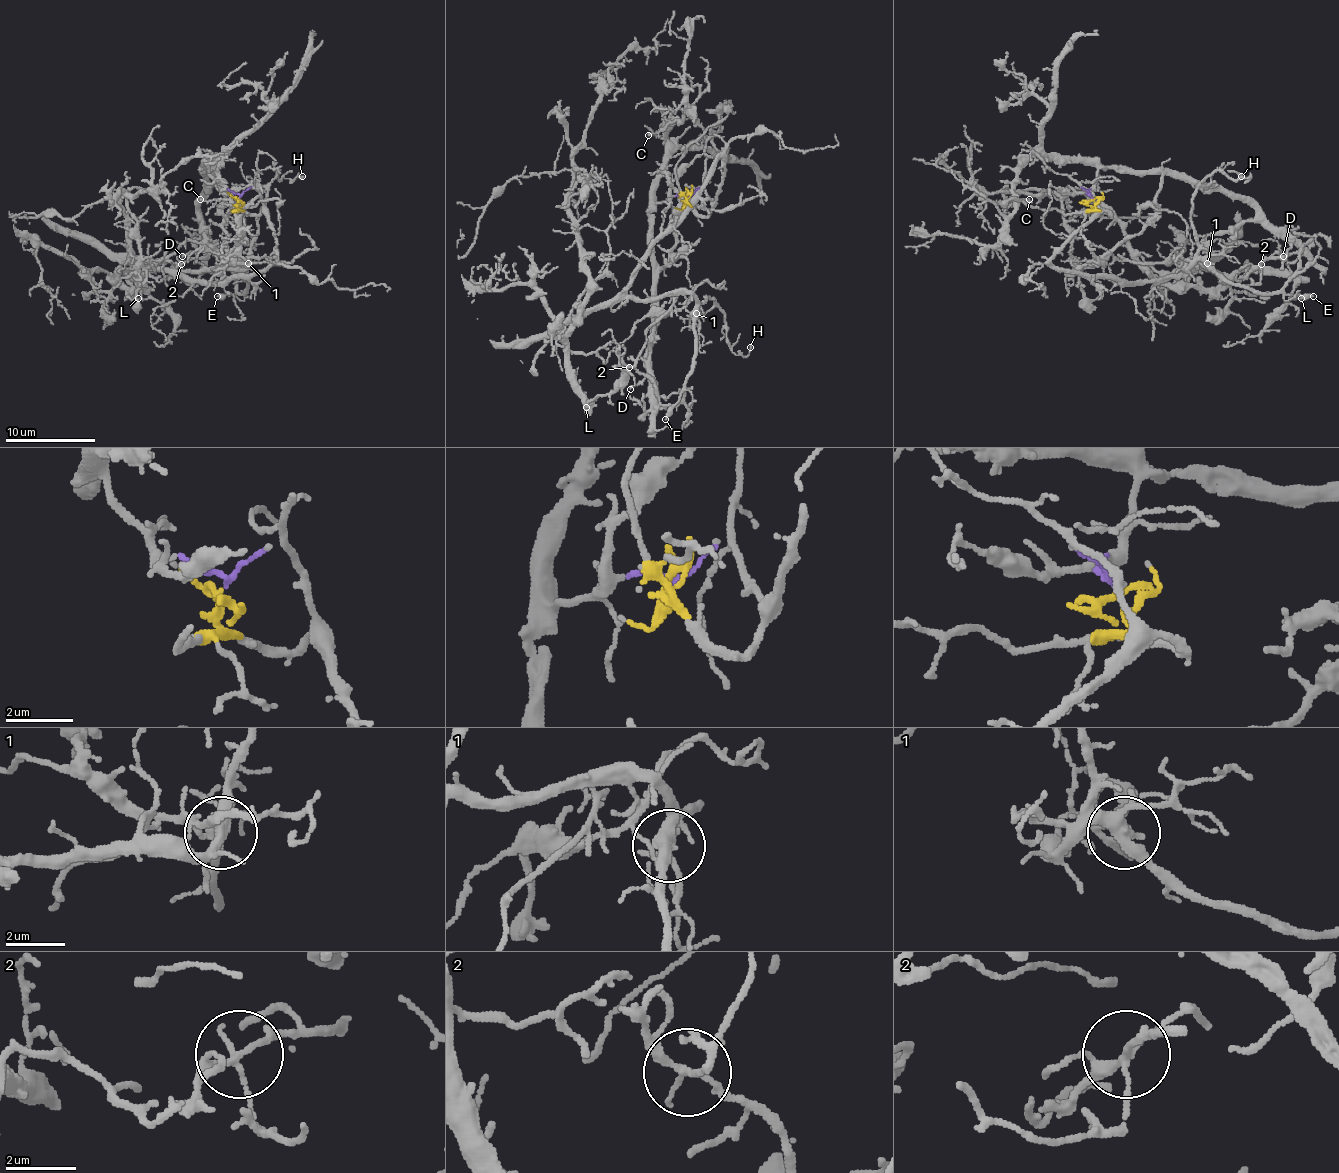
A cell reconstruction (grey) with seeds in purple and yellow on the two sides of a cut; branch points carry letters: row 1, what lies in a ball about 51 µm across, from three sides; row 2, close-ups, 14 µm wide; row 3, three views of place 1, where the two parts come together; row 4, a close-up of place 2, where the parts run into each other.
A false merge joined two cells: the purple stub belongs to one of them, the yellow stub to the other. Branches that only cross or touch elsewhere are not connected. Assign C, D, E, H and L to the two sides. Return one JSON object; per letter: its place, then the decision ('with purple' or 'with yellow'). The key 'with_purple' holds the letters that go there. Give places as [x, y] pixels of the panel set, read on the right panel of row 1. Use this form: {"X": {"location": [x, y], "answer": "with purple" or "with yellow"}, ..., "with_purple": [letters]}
{"C": {"location": [1029, 199], "answer": "with purple"}, "D": {"location": [1283, 256], "answer": "with purple"}, "E": {"location": [1313, 296], "answer": "with yellow"}, "H": {"location": [1241, 176], "answer": "with yellow"}, "L": {"location": [1301, 298], "answer": "with purple"}, "with_purple": ["C", "D", "L"]}

